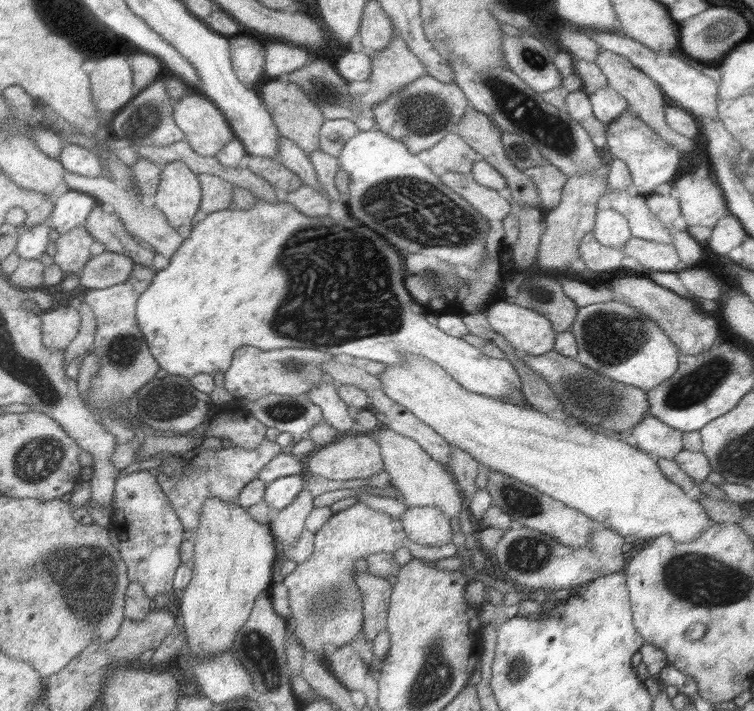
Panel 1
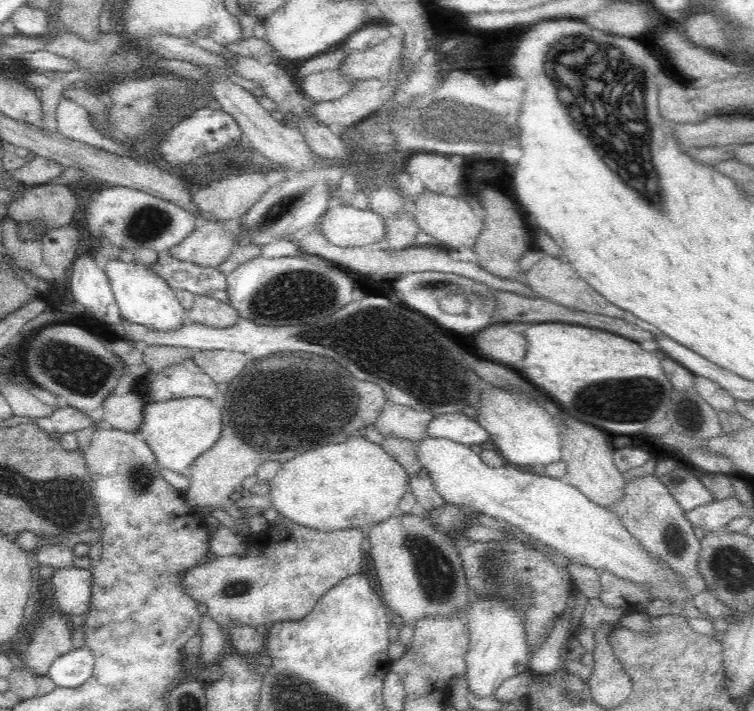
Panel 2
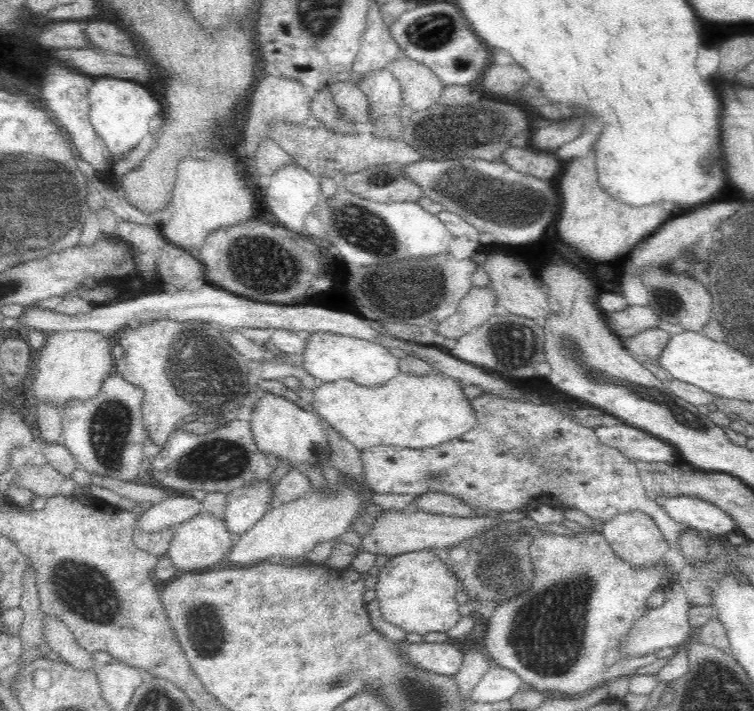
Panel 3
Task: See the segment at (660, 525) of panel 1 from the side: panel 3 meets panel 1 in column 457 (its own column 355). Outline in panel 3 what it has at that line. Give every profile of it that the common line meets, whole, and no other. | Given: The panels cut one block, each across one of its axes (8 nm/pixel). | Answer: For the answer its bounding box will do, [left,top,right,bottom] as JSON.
[310,372,476,454]

